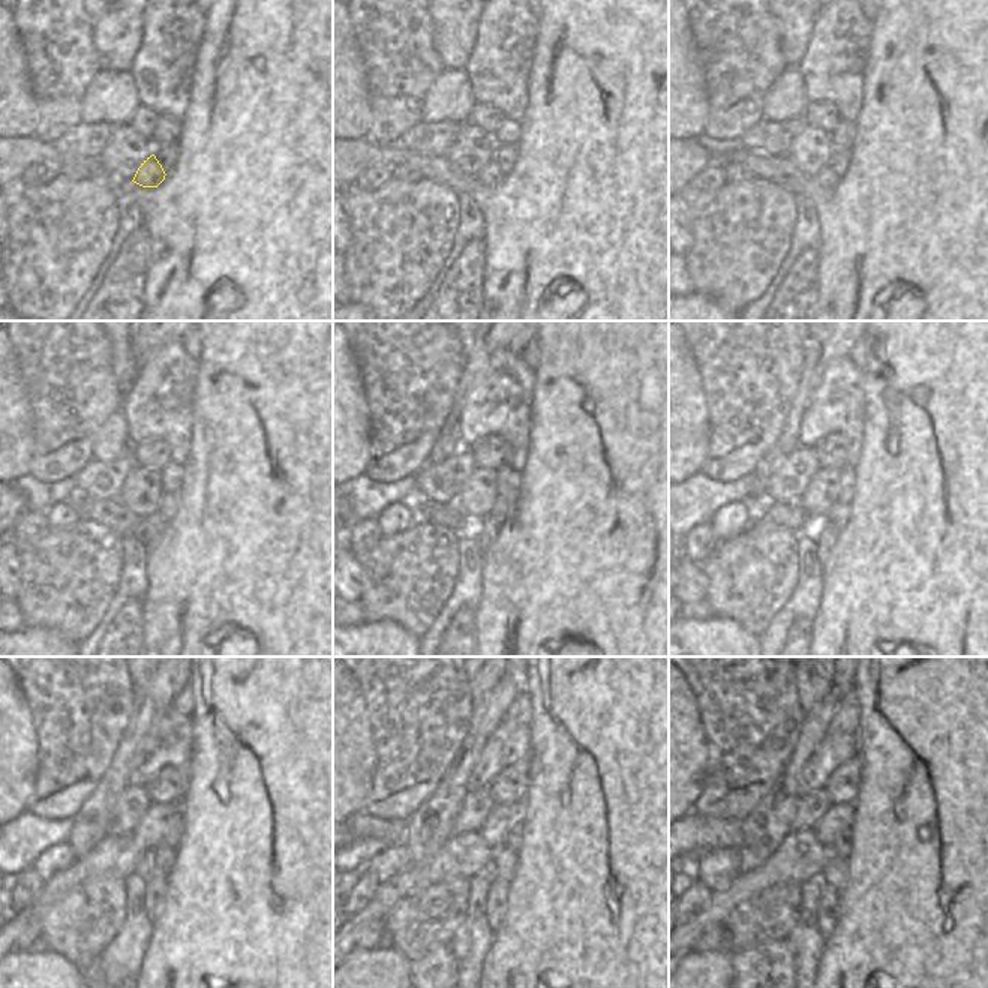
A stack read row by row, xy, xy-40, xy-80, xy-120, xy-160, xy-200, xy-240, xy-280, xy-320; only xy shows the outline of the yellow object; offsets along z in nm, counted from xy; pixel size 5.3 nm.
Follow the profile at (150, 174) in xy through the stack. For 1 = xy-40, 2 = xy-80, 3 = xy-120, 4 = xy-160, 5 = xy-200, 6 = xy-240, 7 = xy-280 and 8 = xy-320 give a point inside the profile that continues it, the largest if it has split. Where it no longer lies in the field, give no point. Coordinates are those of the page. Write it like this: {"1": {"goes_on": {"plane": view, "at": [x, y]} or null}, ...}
{"1": {"goes_on": {"plane": "xy-40", "at": [491, 176]}}, "2": {"goes_on": {"plane": "xy-80", "at": [825, 179]}}, "3": {"goes_on": {"plane": "xy-120", "at": [152, 526]}}, "4": {"goes_on": {"plane": "xy-160", "at": [486, 532]}}, "5": {"goes_on": {"plane": "xy-200", "at": [826, 535]}}, "6": {"goes_on": {"plane": "xy-240", "at": [156, 879]}}, "7": {"goes_on": {"plane": "xy-280", "at": [496, 895]}}, "8": {"goes_on": {"plane": "xy-320", "at": [829, 898]}}}

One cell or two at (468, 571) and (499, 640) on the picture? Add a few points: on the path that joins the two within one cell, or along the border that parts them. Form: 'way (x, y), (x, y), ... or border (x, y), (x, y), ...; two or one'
border (483, 561), (483, 592), (480, 604), (474, 610); two

